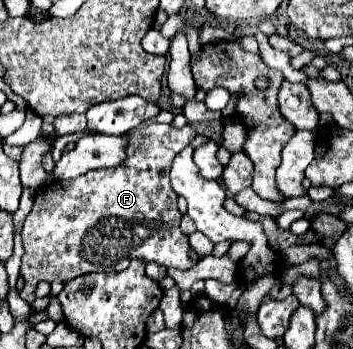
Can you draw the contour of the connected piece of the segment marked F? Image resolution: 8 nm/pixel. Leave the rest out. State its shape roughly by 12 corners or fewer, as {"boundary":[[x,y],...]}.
{"boundary":[[190,125],[130,131],[120,167],[24,219],[20,297],[132,259],[192,269],[170,163]]}

